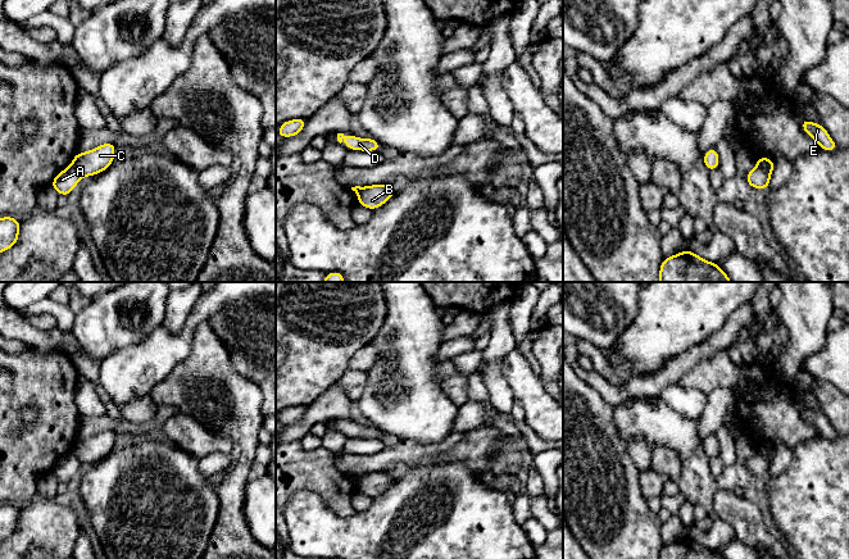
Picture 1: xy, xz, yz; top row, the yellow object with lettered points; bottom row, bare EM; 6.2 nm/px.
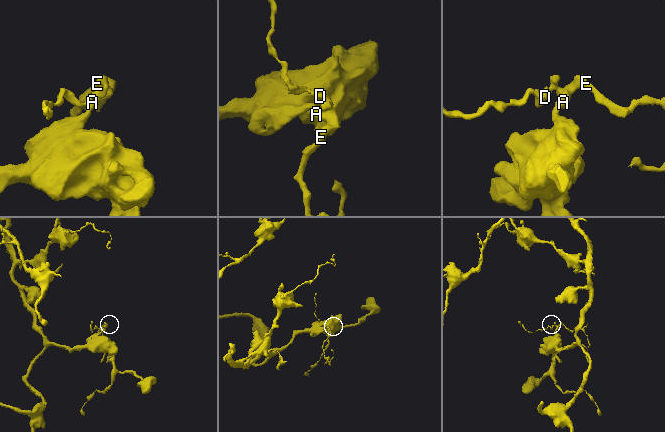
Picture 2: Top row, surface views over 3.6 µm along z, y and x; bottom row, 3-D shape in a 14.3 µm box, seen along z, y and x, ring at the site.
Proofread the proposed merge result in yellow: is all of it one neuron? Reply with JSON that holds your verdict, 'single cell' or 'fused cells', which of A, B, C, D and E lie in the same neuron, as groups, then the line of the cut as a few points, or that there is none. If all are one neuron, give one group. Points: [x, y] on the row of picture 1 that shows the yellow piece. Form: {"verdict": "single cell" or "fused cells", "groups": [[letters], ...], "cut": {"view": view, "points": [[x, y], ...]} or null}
{"verdict": "fused cells", "groups": [["A"], ["B", "C", "D", "E"]], "cut": {"view": "yz", "points": [[757, 166], [770, 177]]}}

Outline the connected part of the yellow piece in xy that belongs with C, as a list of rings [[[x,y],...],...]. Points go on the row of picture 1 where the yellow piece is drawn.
[[[105,142],[90,151],[76,153],[71,167],[73,167],[81,177],[97,176],[113,164],[115,150],[115,144]]]

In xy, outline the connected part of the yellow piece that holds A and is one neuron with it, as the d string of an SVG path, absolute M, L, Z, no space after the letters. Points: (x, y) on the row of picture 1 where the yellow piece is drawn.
M69 165L54 177L50 186L58 192L58 195L67 197L78 185L81 178L80 173Z

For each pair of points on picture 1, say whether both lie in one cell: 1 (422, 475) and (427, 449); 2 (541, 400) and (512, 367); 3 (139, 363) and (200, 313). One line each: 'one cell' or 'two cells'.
1: two cells
2: one cell
3: one cell

